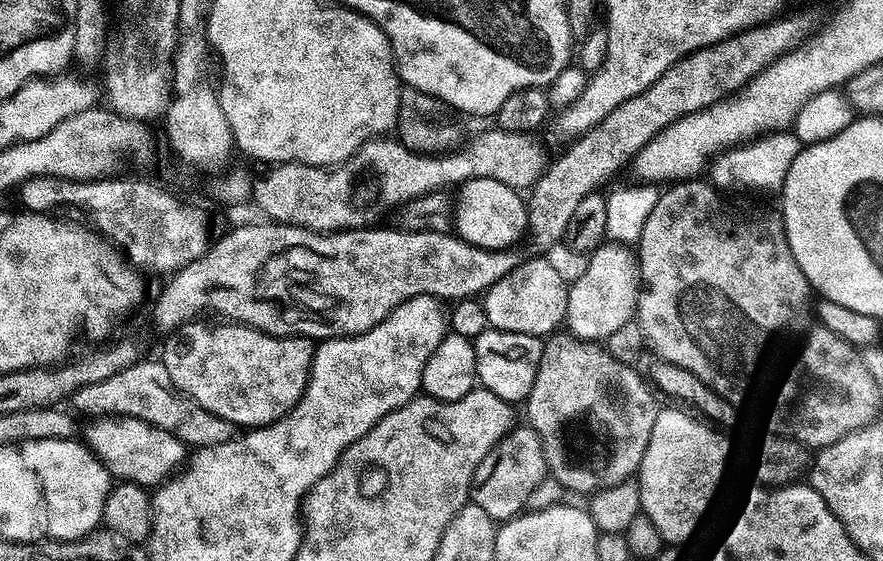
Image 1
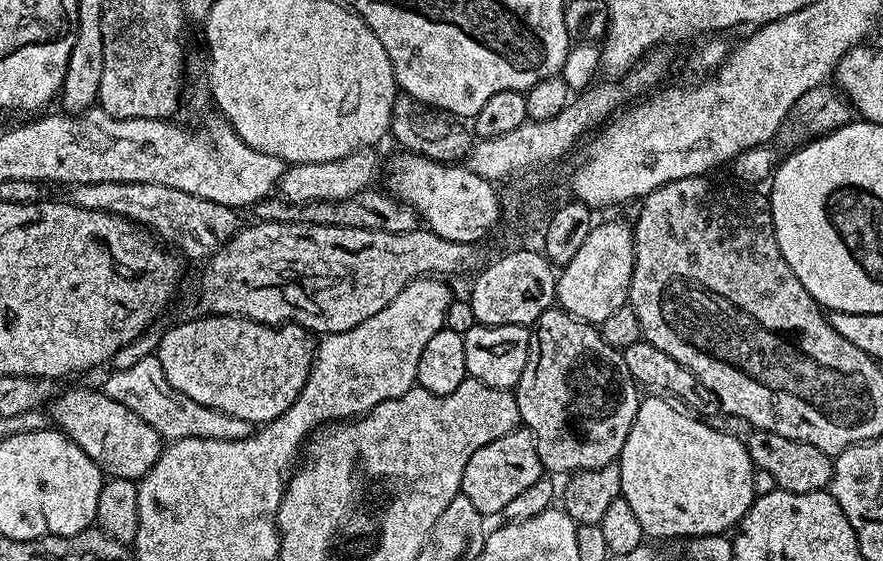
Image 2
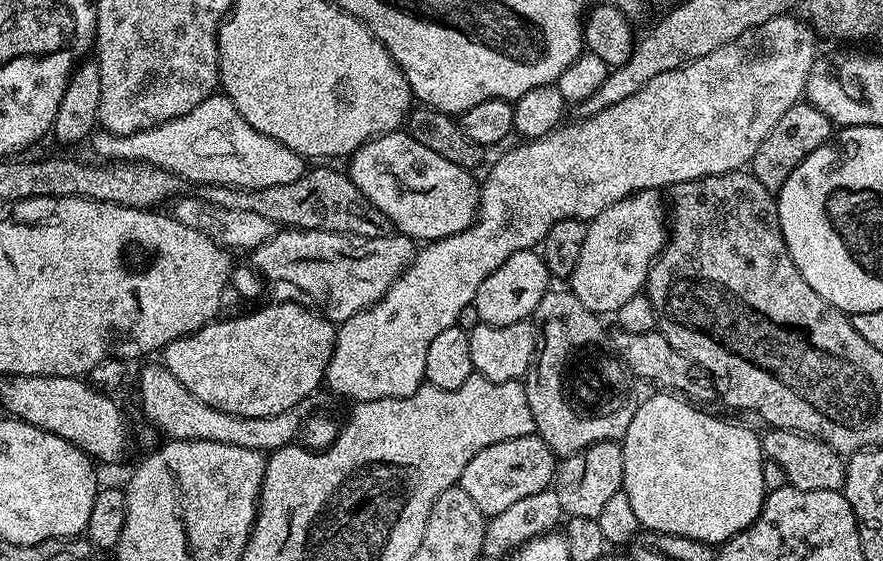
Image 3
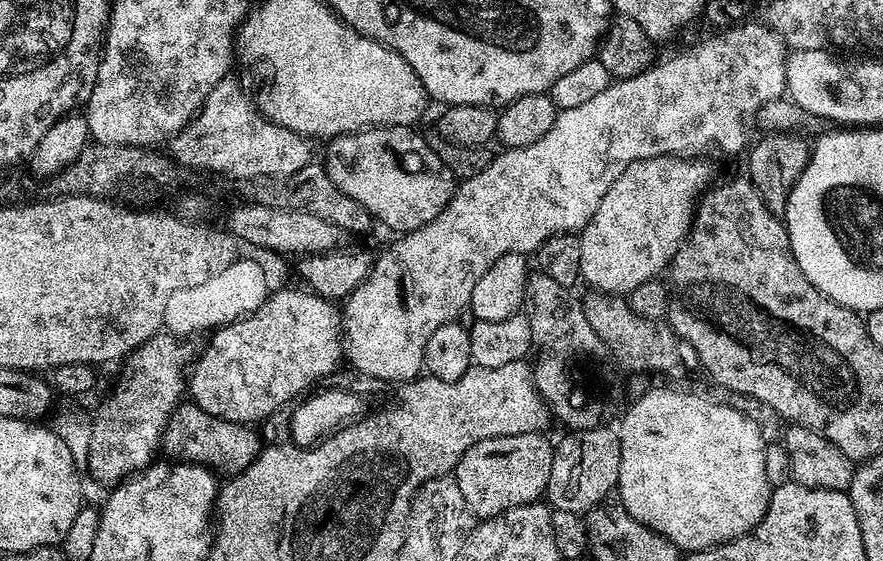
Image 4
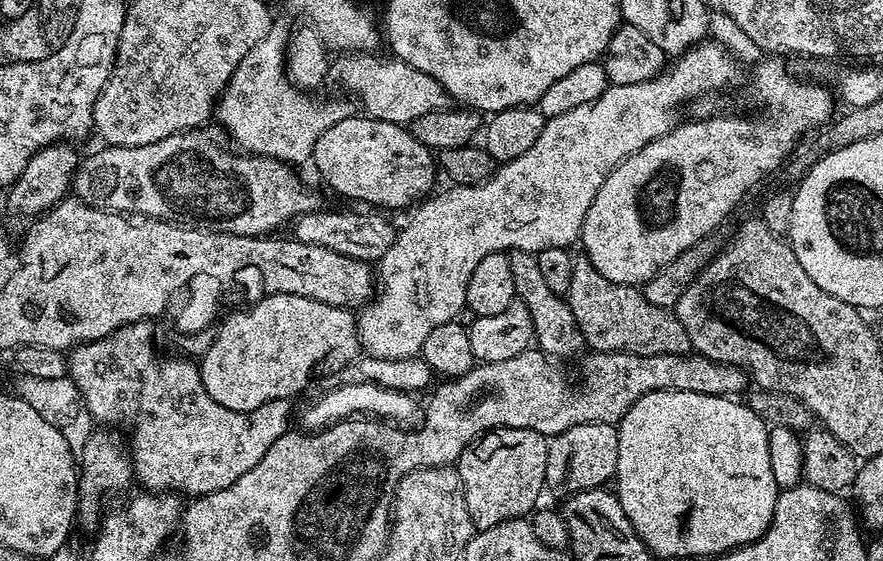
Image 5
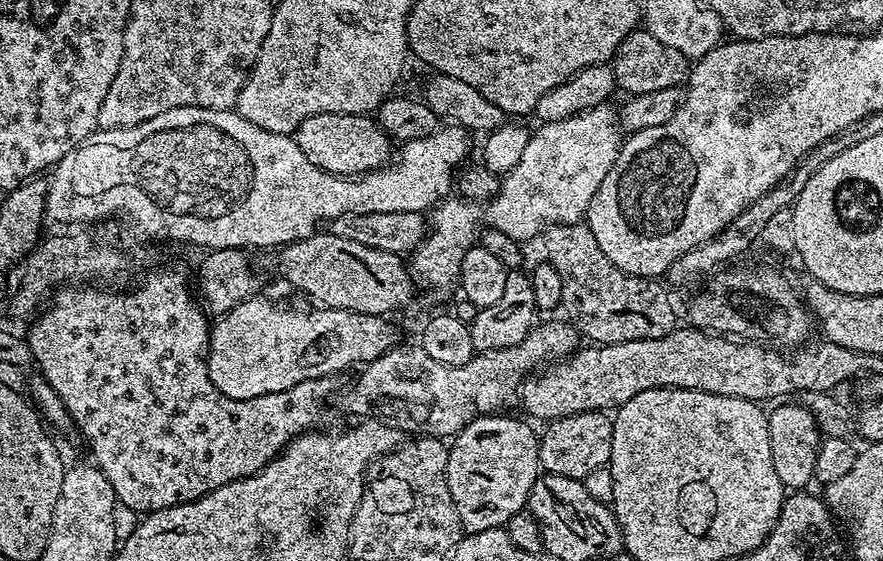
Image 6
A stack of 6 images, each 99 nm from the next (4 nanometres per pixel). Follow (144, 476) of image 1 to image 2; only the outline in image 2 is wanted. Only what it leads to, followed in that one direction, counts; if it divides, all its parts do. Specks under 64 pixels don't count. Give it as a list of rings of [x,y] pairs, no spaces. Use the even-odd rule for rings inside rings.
[[[68,388],[51,401],[50,420],[69,440],[75,442],[93,460],[101,473],[118,480],[141,481],[158,462],[162,438],[134,410],[114,402],[104,391],[92,388]]]

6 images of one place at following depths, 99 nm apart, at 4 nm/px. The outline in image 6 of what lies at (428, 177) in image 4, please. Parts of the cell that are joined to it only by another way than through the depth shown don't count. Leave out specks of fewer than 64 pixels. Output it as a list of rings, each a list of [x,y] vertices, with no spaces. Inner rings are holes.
[[[314,114],[296,127],[294,139],[298,150],[302,150],[314,166],[339,176],[360,176],[383,168],[394,152],[393,141],[371,115]]]

